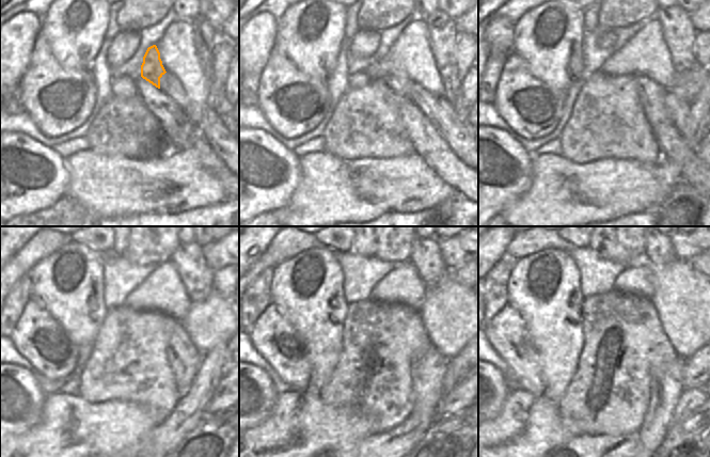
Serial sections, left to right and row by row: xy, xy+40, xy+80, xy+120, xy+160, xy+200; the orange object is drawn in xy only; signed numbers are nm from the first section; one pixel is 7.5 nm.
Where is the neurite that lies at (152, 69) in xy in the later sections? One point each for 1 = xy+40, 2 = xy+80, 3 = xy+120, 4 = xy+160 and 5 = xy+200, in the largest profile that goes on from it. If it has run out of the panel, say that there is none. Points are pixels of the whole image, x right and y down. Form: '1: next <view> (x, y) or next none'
1: next xy+40 (397, 80)
2: next xy+80 (651, 95)
3: next xy+120 (185, 360)
4: next xy+160 (427, 369)
5: next xy+200 (666, 388)

